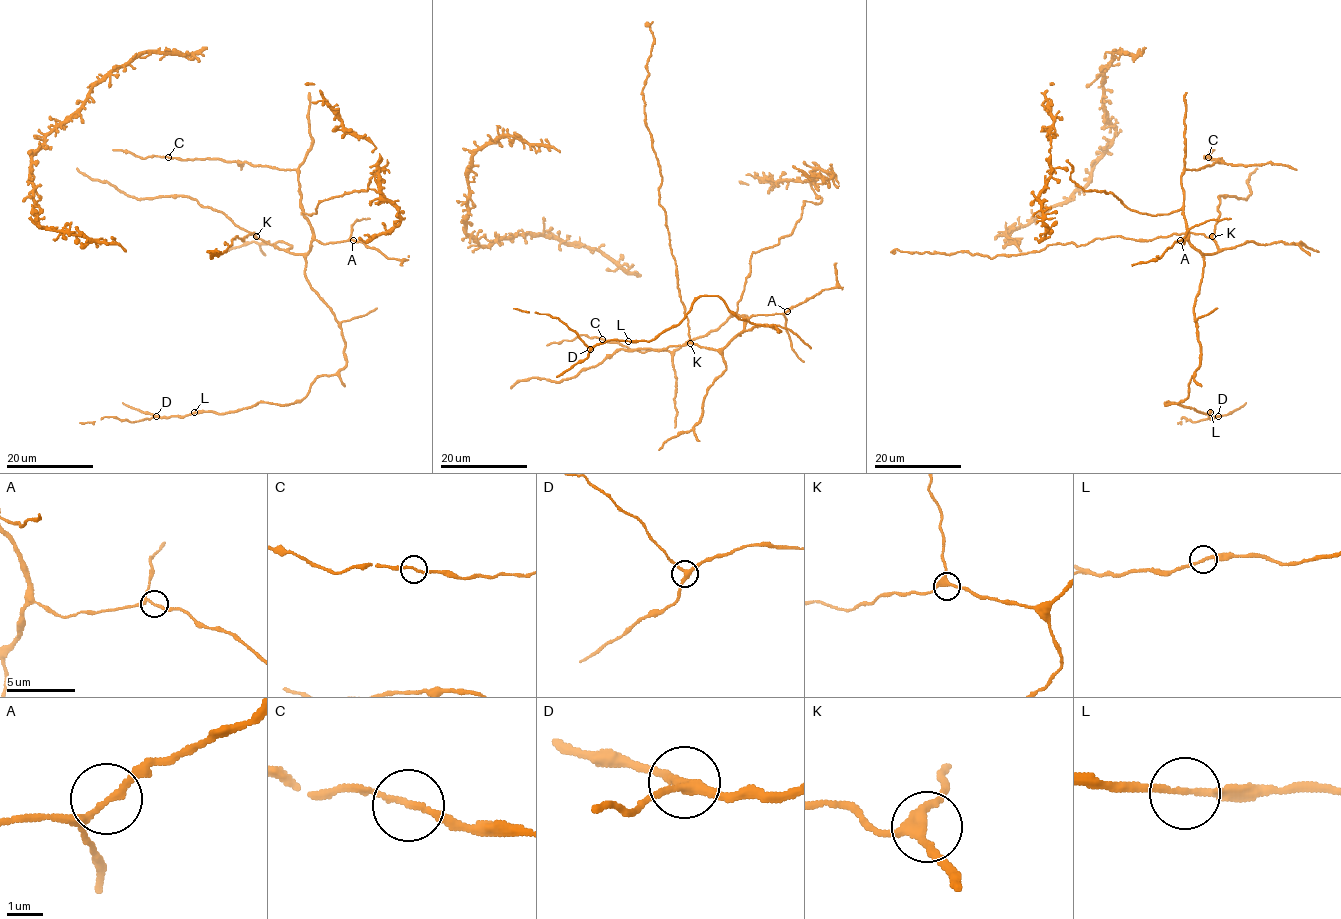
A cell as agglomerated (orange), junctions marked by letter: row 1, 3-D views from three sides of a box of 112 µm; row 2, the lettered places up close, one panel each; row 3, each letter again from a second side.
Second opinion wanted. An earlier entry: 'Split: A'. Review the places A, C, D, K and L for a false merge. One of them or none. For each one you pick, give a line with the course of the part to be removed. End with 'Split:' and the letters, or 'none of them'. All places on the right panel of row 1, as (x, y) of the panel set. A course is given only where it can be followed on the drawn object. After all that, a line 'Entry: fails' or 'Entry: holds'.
Split: none of them
Entry: fails

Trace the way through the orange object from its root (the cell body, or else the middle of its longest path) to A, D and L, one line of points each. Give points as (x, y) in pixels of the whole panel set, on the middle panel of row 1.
A: (666, 224), (691, 342), (721, 350), (743, 329), (743, 323), (748, 317), (783, 314), (786, 311)
D: (666, 224), (691, 342), (721, 350), (753, 327), (780, 331), (699, 296), (648, 341), (590, 349)
L: (666, 224), (691, 342), (721, 350), (753, 327), (780, 331), (699, 296), (677, 325), (628, 341)

